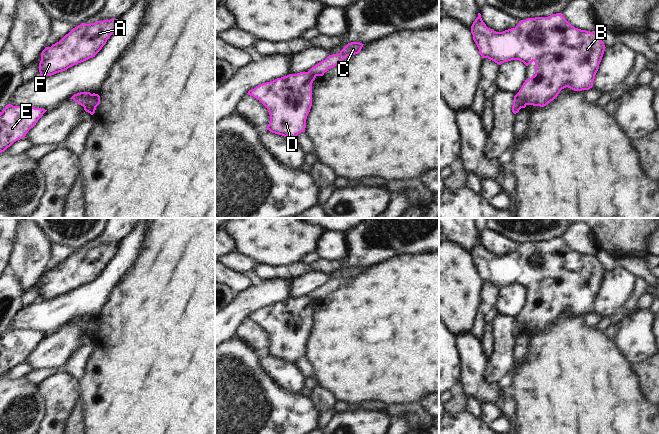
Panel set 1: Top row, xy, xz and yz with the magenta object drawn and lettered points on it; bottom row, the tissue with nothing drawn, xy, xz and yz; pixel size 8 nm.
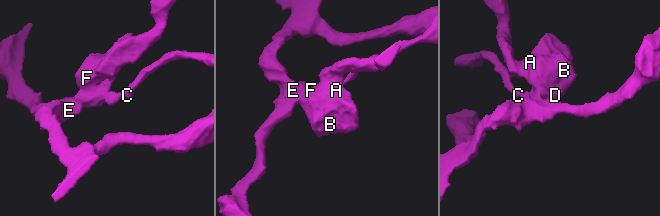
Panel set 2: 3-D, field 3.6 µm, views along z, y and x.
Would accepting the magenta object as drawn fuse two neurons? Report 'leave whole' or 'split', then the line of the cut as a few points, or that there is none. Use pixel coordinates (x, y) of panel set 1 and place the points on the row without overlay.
split; cut in xy along (91, 318), (83, 330)

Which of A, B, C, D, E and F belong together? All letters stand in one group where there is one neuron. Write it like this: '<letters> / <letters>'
A B D E F / C

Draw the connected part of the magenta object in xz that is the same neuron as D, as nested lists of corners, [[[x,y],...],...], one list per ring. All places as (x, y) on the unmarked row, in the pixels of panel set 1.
[[[309,296],[289,298],[248,315],[248,319],[268,333],[270,345],[267,354],[293,364],[299,357],[305,356],[315,302]]]

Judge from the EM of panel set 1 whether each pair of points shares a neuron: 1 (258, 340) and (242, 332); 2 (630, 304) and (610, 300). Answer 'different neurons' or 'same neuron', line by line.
1: same neuron
2: different neurons

